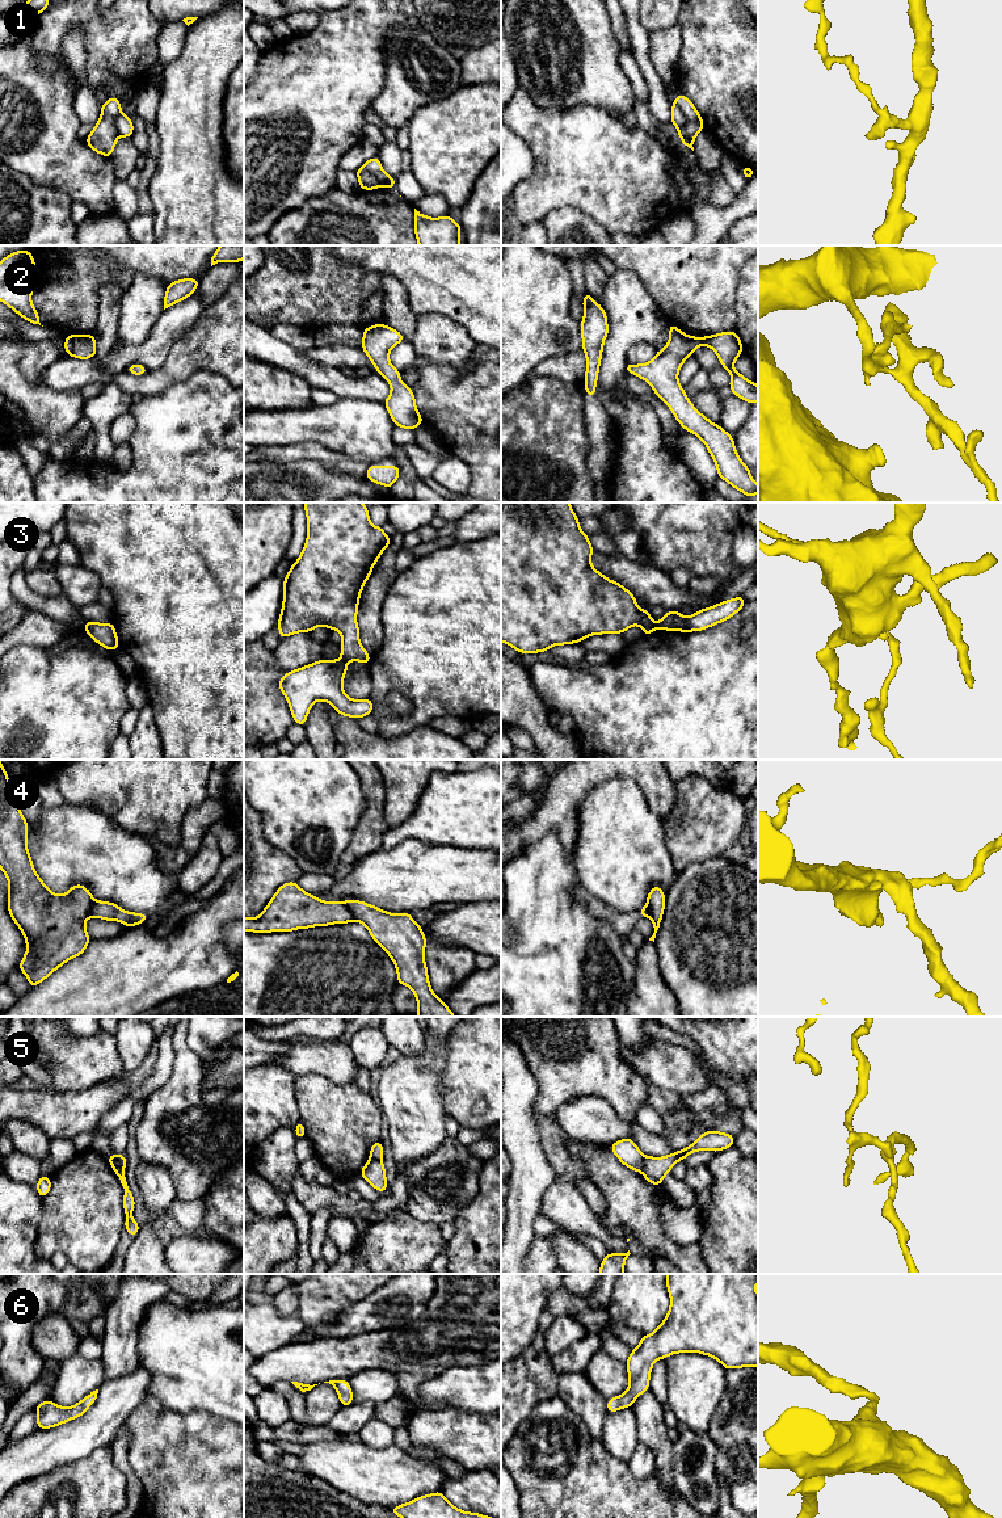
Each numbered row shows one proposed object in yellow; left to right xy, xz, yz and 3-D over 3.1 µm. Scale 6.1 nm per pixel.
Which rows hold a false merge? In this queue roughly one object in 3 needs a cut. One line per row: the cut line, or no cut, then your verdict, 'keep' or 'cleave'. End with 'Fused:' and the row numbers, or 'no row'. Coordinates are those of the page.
1: cut in yz along (674, 102), (685, 117), (685, 126), (682, 129); cleave
2: no cut; keep
3: cut in xz along (341, 657), (345, 663); cleave
4: cut in xz along (342, 902), (354, 919); cleave
5: cut in xy along (112, 1153), (116, 1164), (123, 1169); cleave
6: no cut; keep
Fused: 1, 3, 4, 5

